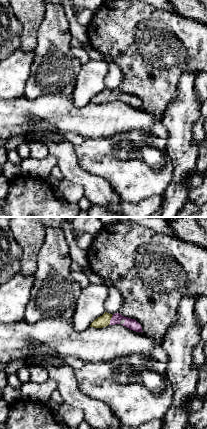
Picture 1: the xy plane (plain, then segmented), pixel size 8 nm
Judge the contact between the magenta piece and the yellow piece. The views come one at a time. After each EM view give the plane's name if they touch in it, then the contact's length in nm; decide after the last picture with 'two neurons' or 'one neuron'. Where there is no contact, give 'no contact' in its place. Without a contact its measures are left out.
xy | 90 nm

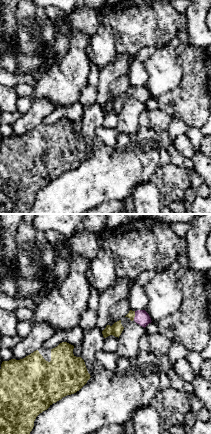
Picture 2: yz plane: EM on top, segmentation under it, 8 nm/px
yz | 70 nm

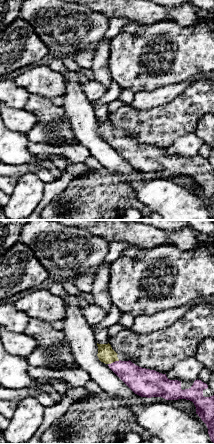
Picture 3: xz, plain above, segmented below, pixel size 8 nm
xz | 100 nm

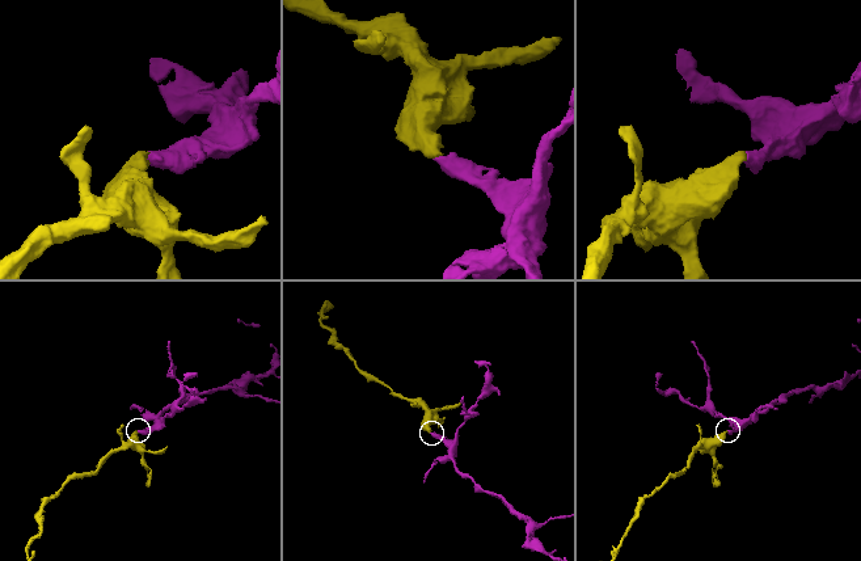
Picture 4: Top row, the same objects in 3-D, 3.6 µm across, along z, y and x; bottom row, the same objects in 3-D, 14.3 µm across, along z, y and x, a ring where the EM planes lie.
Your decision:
one neuron

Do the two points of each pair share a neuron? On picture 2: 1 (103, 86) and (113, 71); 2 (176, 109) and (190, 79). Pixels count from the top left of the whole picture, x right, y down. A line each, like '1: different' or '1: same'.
1: same
2: same

